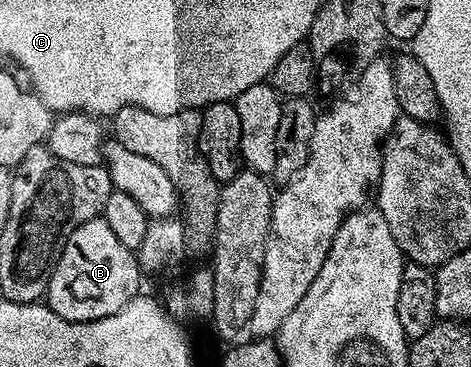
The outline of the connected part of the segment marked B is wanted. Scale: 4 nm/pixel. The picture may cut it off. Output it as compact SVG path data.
M97 217L70 233L48 282L46 303L58 317L75 323L110 317L110 313L118 313L122 305L136 298L141 290L140 278L142 272L135 251L126 249L110 225Z

